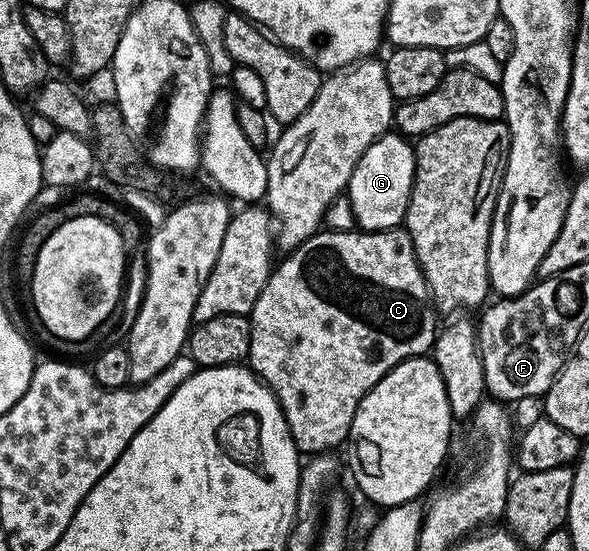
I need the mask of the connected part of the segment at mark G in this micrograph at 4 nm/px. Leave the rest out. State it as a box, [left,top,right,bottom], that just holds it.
[346,132,416,232]

